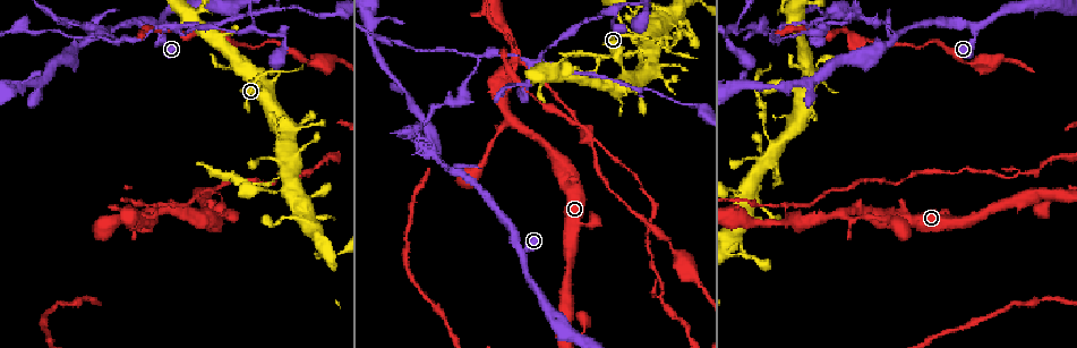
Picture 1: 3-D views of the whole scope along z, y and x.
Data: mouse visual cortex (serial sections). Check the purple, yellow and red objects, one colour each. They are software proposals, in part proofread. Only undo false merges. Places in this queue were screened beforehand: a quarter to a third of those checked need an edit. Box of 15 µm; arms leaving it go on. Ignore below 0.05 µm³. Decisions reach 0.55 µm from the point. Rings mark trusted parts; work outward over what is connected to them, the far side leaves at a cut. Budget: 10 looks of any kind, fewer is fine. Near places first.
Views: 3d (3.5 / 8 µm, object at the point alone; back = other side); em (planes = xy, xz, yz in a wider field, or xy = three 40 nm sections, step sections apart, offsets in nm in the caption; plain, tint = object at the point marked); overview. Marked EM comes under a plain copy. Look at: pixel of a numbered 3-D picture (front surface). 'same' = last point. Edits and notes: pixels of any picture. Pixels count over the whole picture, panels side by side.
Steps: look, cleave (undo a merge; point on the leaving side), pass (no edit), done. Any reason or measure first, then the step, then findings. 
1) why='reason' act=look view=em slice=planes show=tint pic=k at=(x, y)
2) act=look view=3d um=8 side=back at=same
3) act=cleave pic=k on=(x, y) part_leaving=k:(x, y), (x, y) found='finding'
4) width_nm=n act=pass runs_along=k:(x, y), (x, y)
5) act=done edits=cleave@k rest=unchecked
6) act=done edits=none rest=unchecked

why='four arms meet' act=look view=3d um=3.5 pic=1 at=(263, 93)

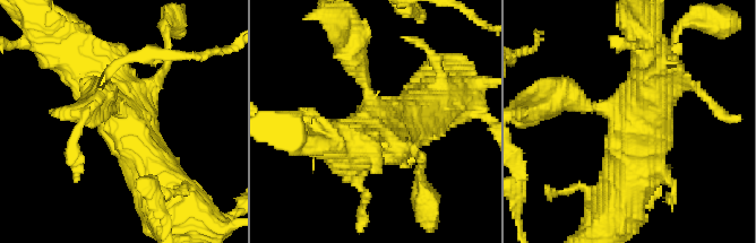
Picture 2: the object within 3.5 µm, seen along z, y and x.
act=look view=em slice=xy step=3 show=tint pic=2 at=(374, 114)

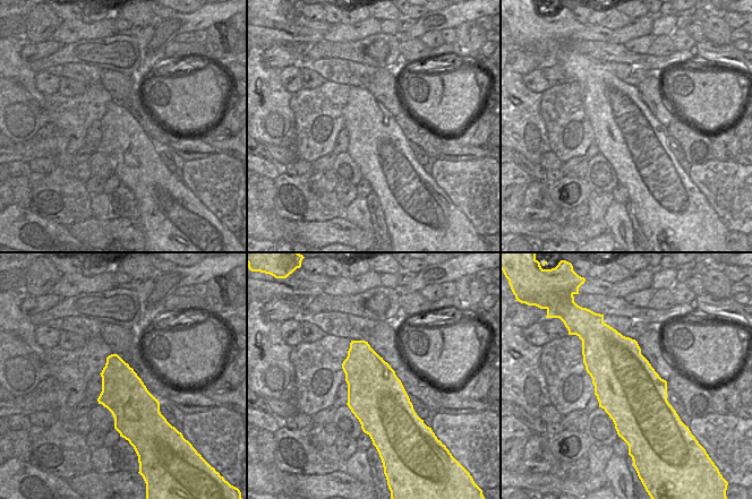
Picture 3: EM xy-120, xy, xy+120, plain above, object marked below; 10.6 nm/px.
act=pass found='one cell here'

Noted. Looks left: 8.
why='narrows sharply' act=look view=3d um=3.5 pic=1 at=(285, 190)

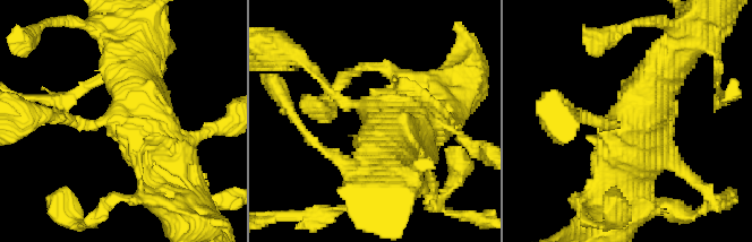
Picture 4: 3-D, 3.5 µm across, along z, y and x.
why='now the EM' act=look view=em slice=xy step=1 show=tint pic=4 at=(620, 120)

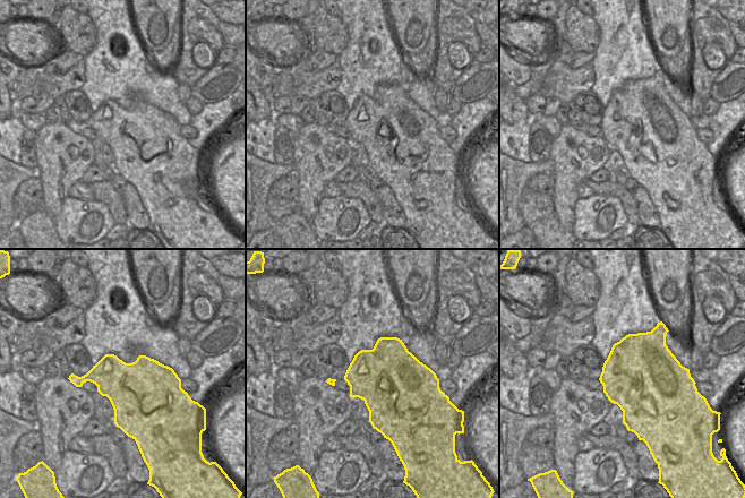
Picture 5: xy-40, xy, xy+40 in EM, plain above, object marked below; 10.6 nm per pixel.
act=pass runs_along=4:(135, 81), (184, 210) found='continuous, no second cell'

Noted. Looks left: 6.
why='a fork' act=look view=3d um=3.5 pic=1 at=(896, 37)

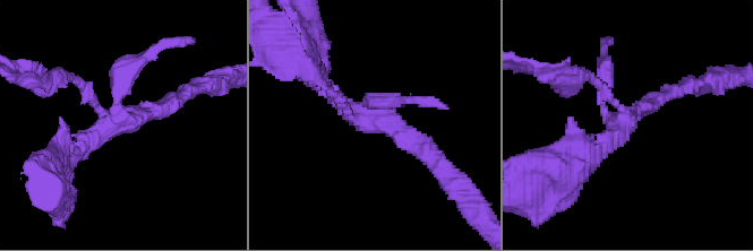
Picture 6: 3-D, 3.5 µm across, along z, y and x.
act=look view=em slice=xy step=2 show=tint pic=6 at=(111, 119)

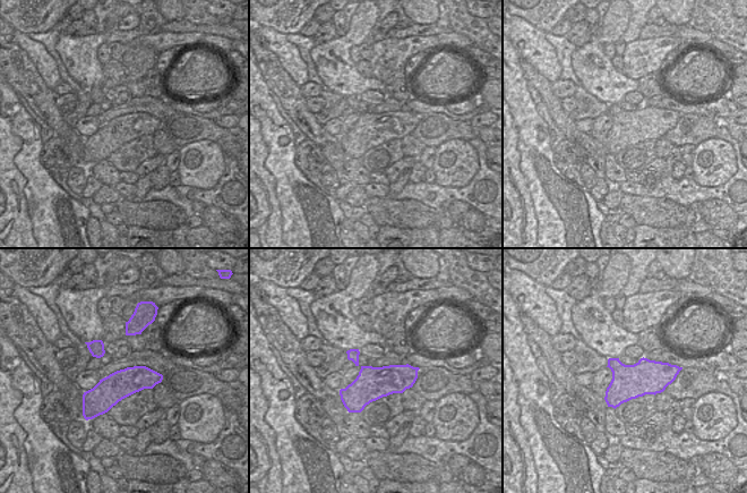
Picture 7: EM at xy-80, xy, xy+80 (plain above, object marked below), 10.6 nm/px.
act=pass runs_along=6:(427, 155), (318, 79) found='all the same cell'

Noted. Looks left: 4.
why='three arms meet' act=look view=3d um=3.5 pic=1 at=(515, 67)

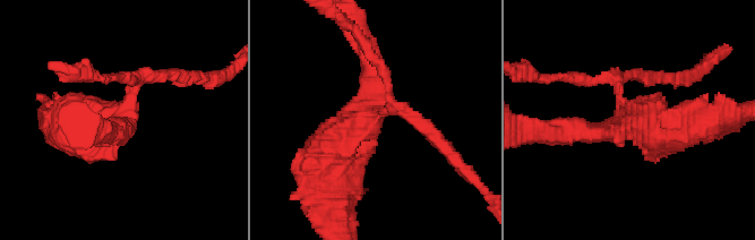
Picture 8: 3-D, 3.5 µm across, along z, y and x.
arms=3 arm_widths_nm=150,300,600 act=look view=em slice=planes show=tint pic=8 at=(369, 120)

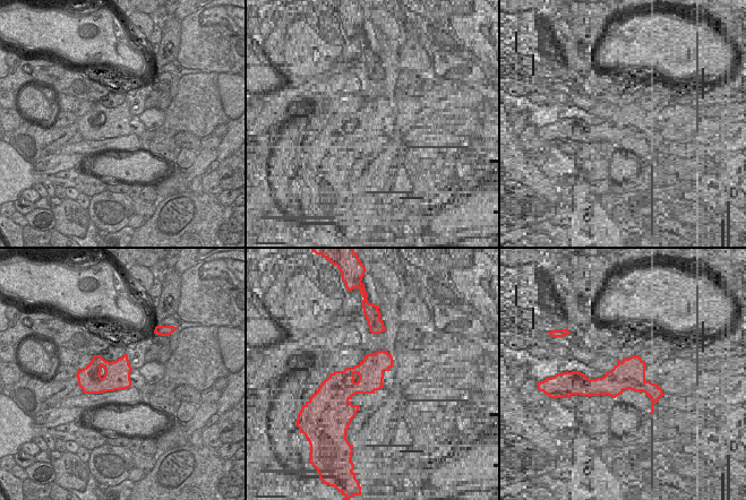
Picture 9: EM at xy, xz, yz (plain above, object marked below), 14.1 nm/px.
act=cleave pic=8 on=(418, 120) part_leaving=8:(387, 109), (404, 109), (466, 170) found='a second cell is stuck on'

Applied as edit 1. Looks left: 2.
act=done edits=cleave@8 rest=unchecked

